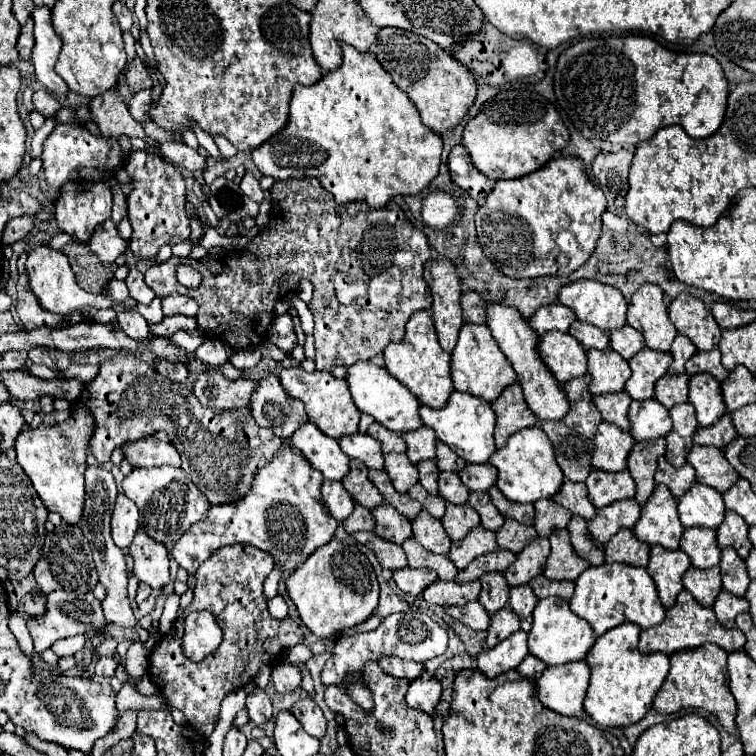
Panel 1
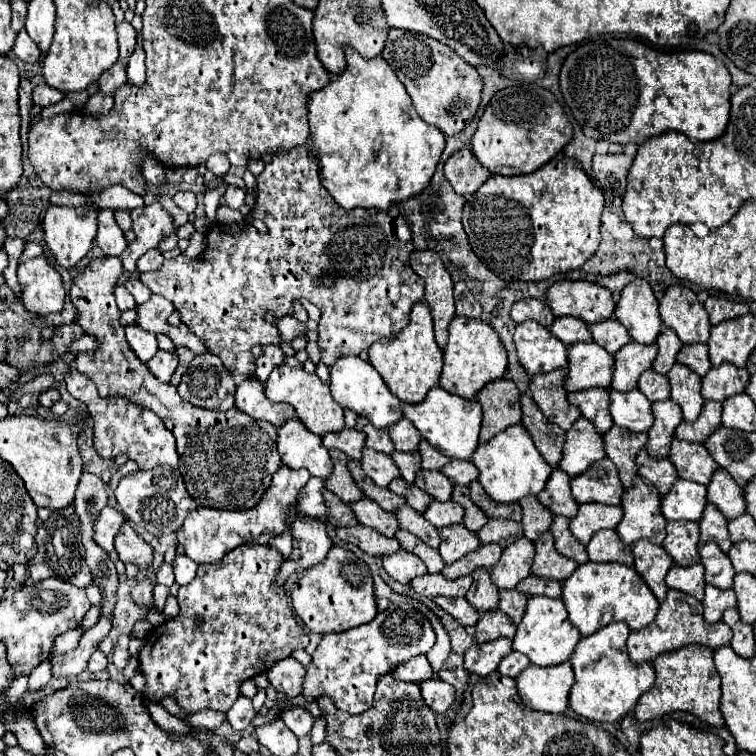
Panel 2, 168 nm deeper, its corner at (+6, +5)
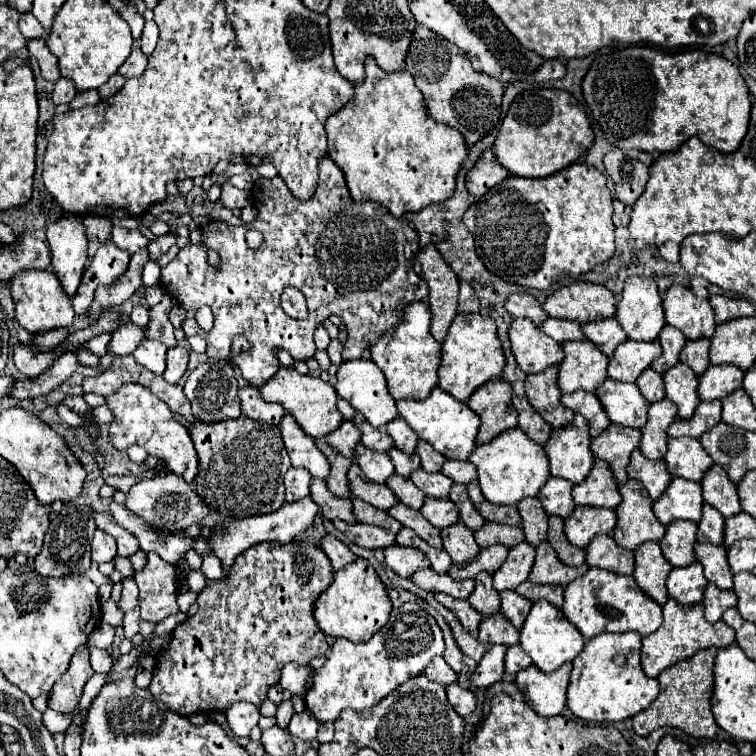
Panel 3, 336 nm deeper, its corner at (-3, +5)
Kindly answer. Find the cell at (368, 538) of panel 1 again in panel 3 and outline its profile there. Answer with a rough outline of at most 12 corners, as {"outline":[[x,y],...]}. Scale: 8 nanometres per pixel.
{"outline":[[361,522],[333,524],[361,548],[387,548],[395,534]]}

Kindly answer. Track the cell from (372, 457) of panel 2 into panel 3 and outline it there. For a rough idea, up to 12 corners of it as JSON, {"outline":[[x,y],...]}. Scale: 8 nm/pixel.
{"outline":[[363,444],[355,448],[355,462],[375,484],[395,472],[387,454]]}

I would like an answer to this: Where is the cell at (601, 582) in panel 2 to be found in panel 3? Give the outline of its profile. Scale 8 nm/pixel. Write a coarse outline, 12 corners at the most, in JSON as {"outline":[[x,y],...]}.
{"outline":[[601,568],[565,586],[561,610],[585,640],[647,636],[661,606],[633,576]]}

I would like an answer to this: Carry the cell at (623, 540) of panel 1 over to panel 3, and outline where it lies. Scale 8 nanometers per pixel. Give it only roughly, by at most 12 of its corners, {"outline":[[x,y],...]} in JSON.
{"outline":[[607,534],[587,546],[585,562],[615,574],[631,574],[633,552]]}

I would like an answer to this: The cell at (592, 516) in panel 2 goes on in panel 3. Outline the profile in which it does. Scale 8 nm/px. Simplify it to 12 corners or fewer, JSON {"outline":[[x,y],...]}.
{"outline":[[579,506],[565,518],[565,536],[587,548],[611,534],[611,508]]}

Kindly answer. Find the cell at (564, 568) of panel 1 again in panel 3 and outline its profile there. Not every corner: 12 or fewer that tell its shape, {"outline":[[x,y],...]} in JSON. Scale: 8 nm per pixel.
{"outline":[[549,542],[535,548],[533,584],[567,586],[589,570],[559,562]]}

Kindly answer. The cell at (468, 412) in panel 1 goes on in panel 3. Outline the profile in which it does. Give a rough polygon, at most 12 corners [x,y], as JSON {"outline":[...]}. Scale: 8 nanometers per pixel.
{"outline":[[435,386],[399,416],[449,460],[475,448],[477,414]]}

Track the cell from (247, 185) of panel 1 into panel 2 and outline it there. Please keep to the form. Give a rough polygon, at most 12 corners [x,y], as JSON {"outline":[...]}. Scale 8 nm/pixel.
{"outline":[[228,186],[224,200],[230,208],[238,210],[244,204],[246,190]]}

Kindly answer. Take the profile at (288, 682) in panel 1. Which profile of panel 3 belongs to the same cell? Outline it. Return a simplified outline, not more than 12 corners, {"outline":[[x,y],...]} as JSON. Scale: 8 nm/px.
{"outline":[[287,664],[279,686],[303,696],[311,682],[311,666]]}

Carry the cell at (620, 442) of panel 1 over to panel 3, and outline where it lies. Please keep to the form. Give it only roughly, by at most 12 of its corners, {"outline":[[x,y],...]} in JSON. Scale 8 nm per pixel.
{"outline":[[581,414],[553,428],[551,476],[579,484],[593,468]]}

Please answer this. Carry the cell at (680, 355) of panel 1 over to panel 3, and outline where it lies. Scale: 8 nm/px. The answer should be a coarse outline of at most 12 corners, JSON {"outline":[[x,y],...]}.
{"outline":[[665,326],[657,336],[663,354],[651,362],[659,374],[679,362],[687,338]]}

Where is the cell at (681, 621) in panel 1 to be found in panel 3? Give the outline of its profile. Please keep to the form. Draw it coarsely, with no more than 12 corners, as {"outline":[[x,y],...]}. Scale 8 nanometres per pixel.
{"outline":[[703,604],[663,606],[663,624],[643,638],[649,678],[705,648],[735,644],[731,626],[711,624]]}

